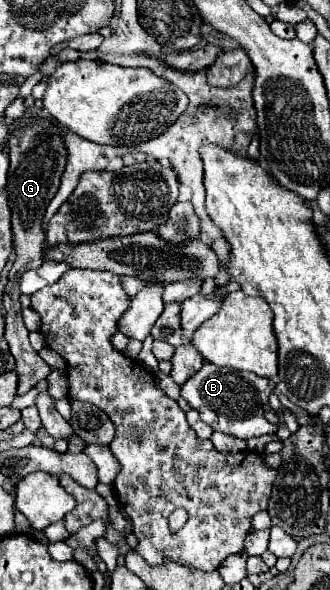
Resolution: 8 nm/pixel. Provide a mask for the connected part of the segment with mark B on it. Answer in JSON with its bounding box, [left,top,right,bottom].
[182,363,280,439]

